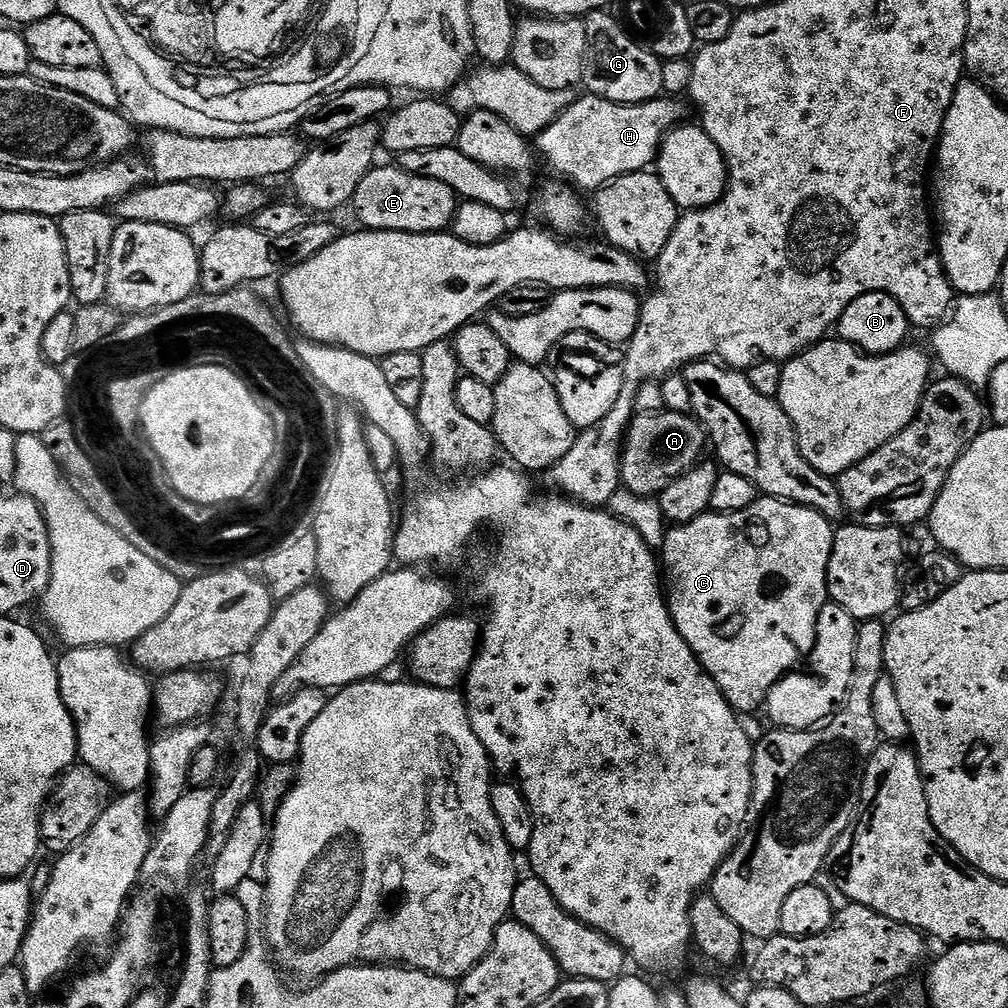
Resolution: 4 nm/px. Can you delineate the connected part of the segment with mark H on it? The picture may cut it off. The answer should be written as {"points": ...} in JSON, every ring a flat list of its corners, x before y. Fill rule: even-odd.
{"points":[[584,94,535,137,534,148,539,155,540,152,544,155,545,162,560,175,557,177,571,182,577,189,603,188,614,178,645,171,655,161,660,154,660,143,685,119,684,108,679,102,676,98,657,98,644,104,619,104,610,102,604,96]]}

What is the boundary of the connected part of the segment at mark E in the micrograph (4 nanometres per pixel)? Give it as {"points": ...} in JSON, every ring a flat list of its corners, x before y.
{"points":[[399,166,380,167,373,167,366,178,358,182,358,190,351,202,351,207,356,208,361,229,393,234,423,234,451,229,458,197,454,190,450,190,450,186,446,186,446,182,434,182,434,178,410,174]]}

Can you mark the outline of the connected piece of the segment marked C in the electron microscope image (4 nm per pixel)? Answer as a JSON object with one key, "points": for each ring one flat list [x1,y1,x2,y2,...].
{"points":[[758,498,746,510,737,512,713,512,711,510,699,516,692,524,677,524,669,527,664,533,662,549,662,572,666,577,666,599,672,615,674,626,682,638,694,650,698,662,714,678,714,682,722,690,722,694,735,708,737,713,752,714,765,707,768,695,779,680,784,679,797,667,800,659,811,657,812,647,816,645,816,627,818,614,822,606,829,603,828,599,828,567,832,553,833,521,826,519,813,508,804,508,801,504,789,504,787,500]]}

